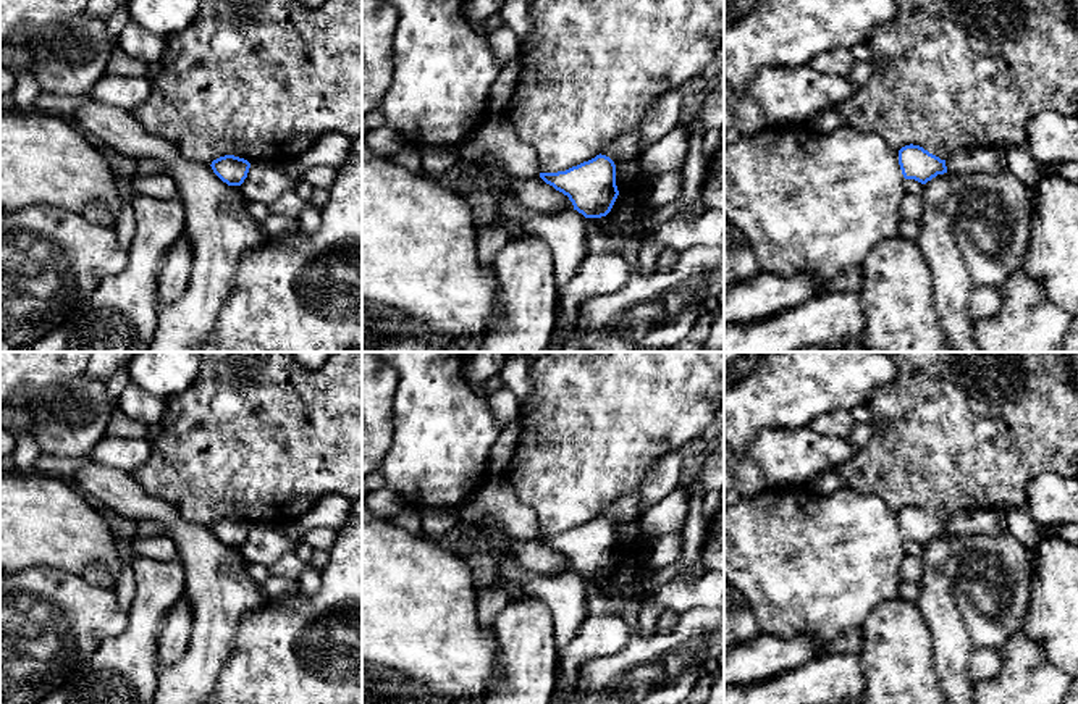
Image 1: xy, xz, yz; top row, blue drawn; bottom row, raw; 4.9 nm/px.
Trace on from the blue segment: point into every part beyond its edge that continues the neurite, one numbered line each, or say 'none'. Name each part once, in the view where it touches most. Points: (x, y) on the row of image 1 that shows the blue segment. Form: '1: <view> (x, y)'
none

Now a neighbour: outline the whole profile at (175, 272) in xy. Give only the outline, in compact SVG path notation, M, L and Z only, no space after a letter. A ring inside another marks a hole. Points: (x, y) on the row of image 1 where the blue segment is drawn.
M181 236L166 254L158 273L158 307L178 300L192 270L192 244Z

